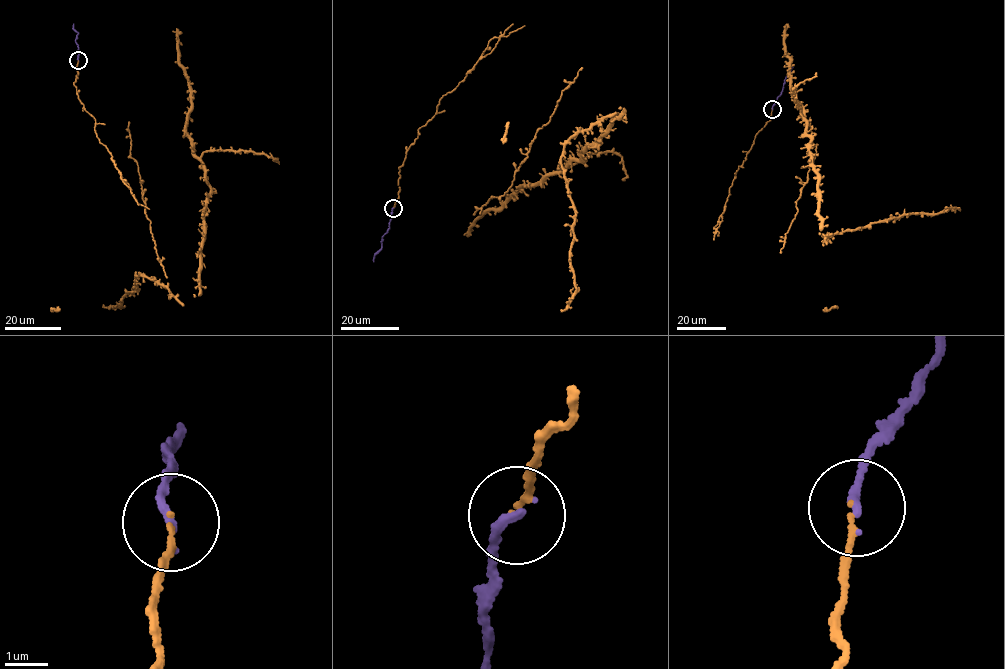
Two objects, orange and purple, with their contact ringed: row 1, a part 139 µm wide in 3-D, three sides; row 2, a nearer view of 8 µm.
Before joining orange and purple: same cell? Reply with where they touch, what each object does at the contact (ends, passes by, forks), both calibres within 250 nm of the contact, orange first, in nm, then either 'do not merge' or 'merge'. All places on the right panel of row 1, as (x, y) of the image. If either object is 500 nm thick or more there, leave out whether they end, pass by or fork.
at (772, 109); orange ends there; purple ends there; 90 nm thick on the orange side, 200 nm on the other; merge

